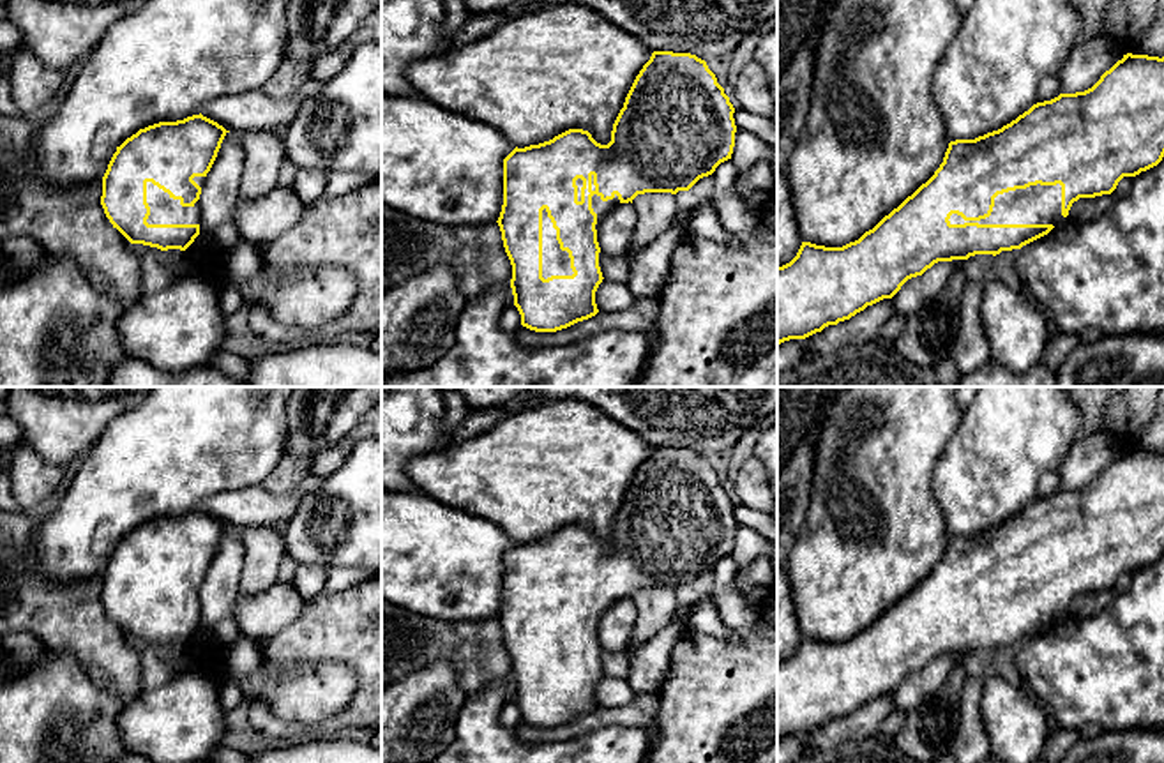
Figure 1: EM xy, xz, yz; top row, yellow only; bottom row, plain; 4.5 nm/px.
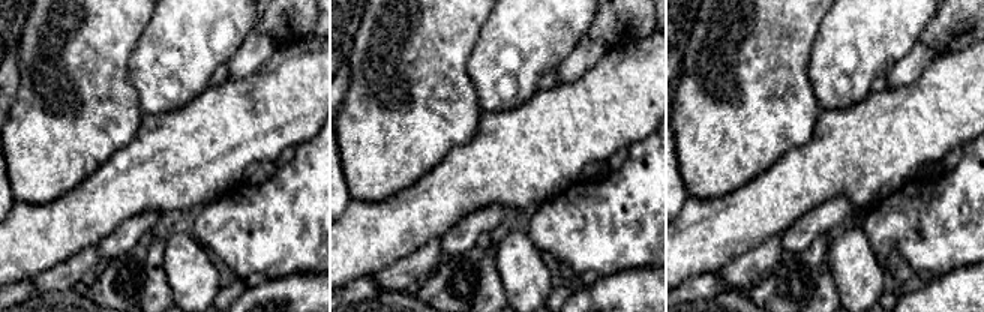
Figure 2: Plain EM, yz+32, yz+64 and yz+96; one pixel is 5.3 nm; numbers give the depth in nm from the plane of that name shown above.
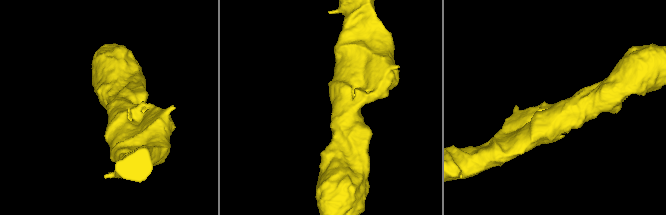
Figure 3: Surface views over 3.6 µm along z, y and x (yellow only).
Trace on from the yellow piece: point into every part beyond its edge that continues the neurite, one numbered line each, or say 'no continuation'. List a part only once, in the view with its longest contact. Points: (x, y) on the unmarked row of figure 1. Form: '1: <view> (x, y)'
1: yz (1037, 599)

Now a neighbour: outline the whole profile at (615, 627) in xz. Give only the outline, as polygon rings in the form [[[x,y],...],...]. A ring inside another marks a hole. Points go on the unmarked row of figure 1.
[[[629,599],[613,602],[599,618],[597,638],[604,650],[625,650],[636,627],[636,604]]]

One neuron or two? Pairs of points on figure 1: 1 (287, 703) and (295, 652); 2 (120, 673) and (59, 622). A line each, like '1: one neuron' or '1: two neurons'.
1: two neurons
2: one neuron

